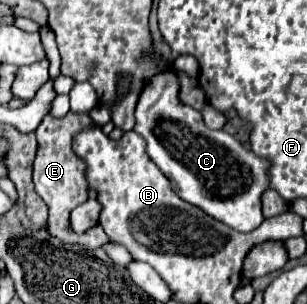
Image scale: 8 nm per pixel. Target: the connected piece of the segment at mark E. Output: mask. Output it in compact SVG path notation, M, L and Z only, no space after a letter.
M69 111L61 119L53 117L51 113L45 115L39 129L35 131L37 141L39 141L39 151L37 151L34 160L33 181L35 190L43 197L43 201L49 205L49 225L47 225L47 229L51 231L51 235L55 235L55 237L59 237L61 241L67 241L67 243L77 243L77 245L95 249L95 247L101 247L109 241L101 225L91 227L91 231L85 231L83 235L77 235L69 225L71 211L79 203L87 201L87 191L89 191L89 183L85 179L85 163L81 159L77 159L77 155L73 151L73 137L79 131L83 131L91 125L95 125L95 121L89 117L89 113Z

